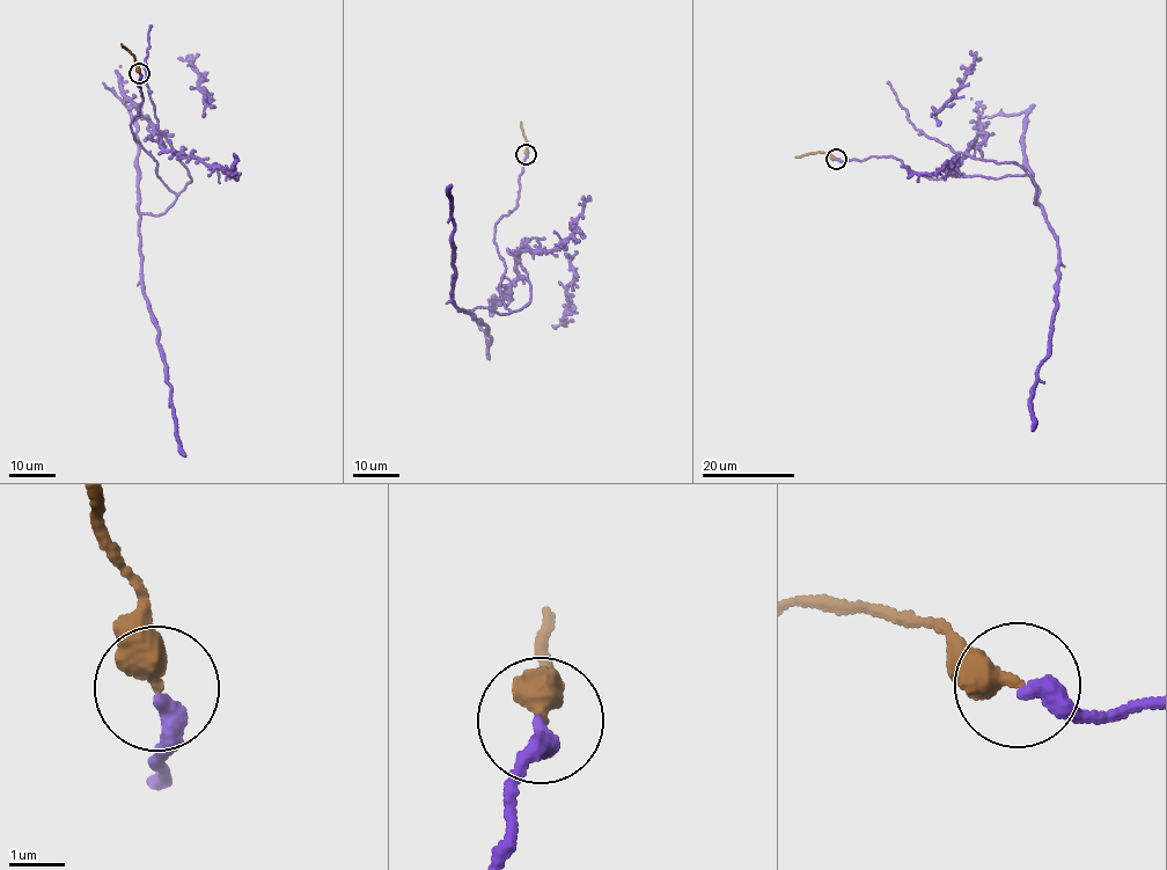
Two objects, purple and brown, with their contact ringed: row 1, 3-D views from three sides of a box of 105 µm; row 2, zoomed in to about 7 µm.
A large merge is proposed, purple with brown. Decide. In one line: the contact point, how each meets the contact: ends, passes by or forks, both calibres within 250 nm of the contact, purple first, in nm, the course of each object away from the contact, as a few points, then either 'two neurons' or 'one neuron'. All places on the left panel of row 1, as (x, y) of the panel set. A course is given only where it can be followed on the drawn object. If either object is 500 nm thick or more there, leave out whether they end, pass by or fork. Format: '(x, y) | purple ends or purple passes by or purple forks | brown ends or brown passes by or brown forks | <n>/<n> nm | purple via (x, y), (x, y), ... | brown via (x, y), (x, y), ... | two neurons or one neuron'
(139, 73) | purple ends | brown ends | 340/400 nm | purple via (139, 73), (134, 140), (176, 195), (163, 213), (140, 219), (142, 294), (185, 457) | brown via (139, 73), (132, 55), (120, 44) | one neuron

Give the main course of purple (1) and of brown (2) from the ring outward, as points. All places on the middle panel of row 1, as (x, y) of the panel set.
1: (526, 154), (518, 206), (496, 224), (493, 240), (505, 267), (506, 314), (455, 306), (450, 184)
2: (526, 154), (521, 122)

